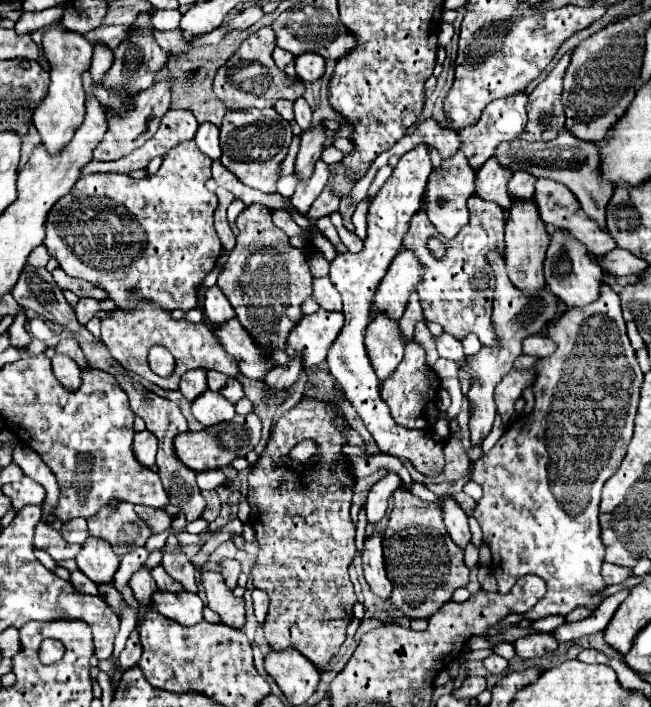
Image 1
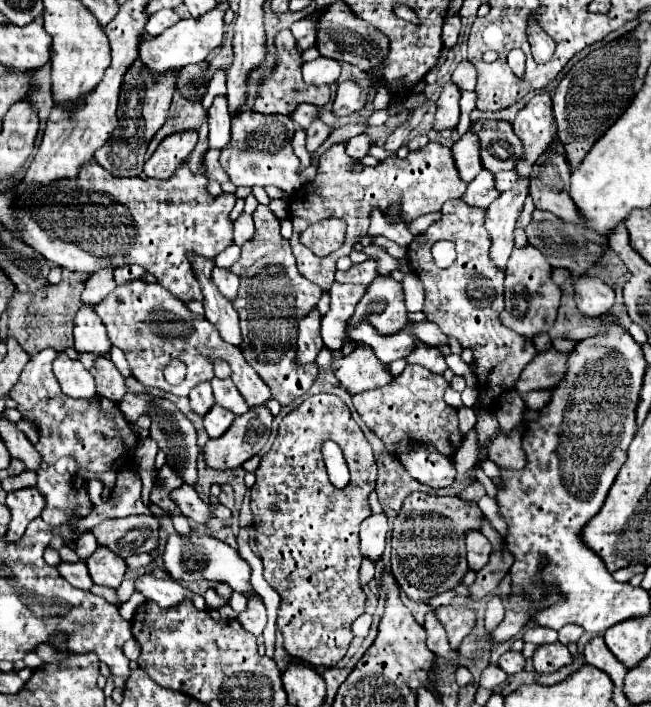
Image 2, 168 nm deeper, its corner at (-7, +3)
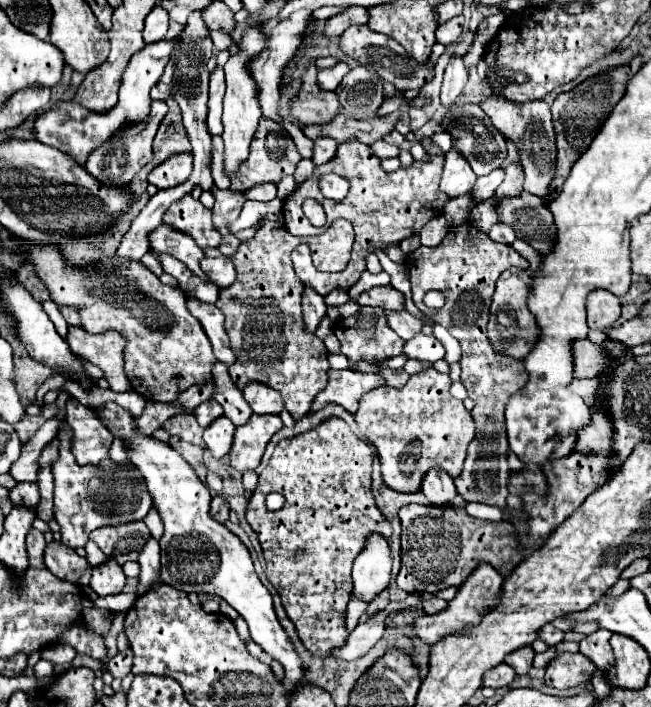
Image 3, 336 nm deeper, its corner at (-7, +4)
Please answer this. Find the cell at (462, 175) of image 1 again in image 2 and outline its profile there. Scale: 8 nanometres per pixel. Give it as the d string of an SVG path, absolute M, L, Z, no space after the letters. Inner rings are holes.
M430 141L426 147L418 151L410 151L406 159L398 157L388 157L380 161L376 167L366 167L362 173L354 175L350 173L350 165L354 159L350 159L344 153L346 143L332 145L322 157L318 165L318 175L314 181L302 185L302 189L290 197L290 217L294 225L294 235L290 239L292 253L298 261L298 271L322 287L322 291L330 289L330 283L334 281L336 273L336 259L342 255L348 255L352 245L360 242L368 231L368 215L372 207L380 207L386 211L390 205L398 205L402 209L402 219L410 221L420 215L440 211L442 203L454 197L462 197L466 191L466 183L460 179L460 173L456 169L454 157L450 147ZM312 203L312 205L310 205ZM346 203L346 205L344 205ZM324 217L342 217L346 221L346 238L344 245L330 253L328 257L318 257L314 255L308 247L300 243L300 233L314 221L322 221Z

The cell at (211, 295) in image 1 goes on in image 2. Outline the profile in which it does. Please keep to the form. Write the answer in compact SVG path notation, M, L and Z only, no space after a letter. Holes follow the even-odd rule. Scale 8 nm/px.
M214 267L214 271L212 271L212 281L216 283L218 291L220 291L228 301L234 301L234 299L236 299L236 293L238 293L238 277L236 277L230 269Z

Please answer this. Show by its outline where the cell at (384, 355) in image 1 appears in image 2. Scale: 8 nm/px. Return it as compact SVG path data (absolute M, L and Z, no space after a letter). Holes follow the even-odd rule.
M364 343L358 345L348 357L338 359L334 363L334 371L350 395L378 389L394 381L390 365L382 363L374 355L374 349Z

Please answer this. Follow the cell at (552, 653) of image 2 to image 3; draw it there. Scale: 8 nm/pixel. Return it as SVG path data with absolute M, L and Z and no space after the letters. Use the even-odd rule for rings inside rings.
M560 654L546 666L546 684L552 688L574 688L590 682L596 664L584 654Z

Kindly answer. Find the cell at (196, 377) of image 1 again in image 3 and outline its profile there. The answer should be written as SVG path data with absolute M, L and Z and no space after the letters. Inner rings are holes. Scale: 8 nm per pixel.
M208 400L208 402L202 402L198 408L196 408L196 420L202 428L210 426L216 418L220 418L224 414L222 406L216 402L216 400Z

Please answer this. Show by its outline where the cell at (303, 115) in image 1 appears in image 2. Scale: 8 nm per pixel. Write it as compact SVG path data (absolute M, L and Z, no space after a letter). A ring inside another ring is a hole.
M318 117L310 123L310 127L306 129L306 133L308 133L308 141L306 141L306 147L308 147L308 151L312 153L312 151L316 151L320 145L322 145L322 141L330 135L330 127L328 125L324 125Z

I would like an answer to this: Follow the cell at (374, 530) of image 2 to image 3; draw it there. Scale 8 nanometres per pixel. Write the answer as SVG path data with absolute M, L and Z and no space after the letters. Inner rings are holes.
M372 534L366 542L366 550L354 560L354 590L352 598L358 598L366 604L370 604L382 590L390 584L390 548L384 538L378 538L378 534Z

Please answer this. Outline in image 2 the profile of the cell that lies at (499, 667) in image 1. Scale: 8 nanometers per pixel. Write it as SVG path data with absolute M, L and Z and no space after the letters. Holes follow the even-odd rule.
M506 651L500 659L498 659L498 665L502 671L506 671L508 675L514 675L518 671L524 669L524 657L522 653L514 653L514 651Z

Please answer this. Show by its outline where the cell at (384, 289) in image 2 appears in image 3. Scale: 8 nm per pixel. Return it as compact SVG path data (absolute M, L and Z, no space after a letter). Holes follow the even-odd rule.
M362 306L358 310L358 314L352 314L352 316L344 318L342 326L344 328L334 328L334 334L342 344L340 352L350 360L350 366L348 366L350 370L358 370L360 360L376 364L376 362L384 362L388 358L394 358L394 356L402 354L404 342L402 342L402 338L398 338L398 334L394 334L394 330L390 330L390 326L386 326L386 318L384 318L382 308Z

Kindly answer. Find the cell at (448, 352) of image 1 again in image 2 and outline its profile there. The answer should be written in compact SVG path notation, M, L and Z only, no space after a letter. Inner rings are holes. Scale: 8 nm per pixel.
M424 321L424 323L418 323L416 329L414 329L416 337L420 341L424 341L426 345L432 345L432 347L440 347L440 345L448 345L448 337L440 331L438 325L430 323L430 321Z

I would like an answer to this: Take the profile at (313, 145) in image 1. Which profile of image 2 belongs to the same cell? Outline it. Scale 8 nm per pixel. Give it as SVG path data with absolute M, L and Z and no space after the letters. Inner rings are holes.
M354 81L340 83L338 91L336 91L336 99L332 103L334 117L340 119L340 117L346 117L346 115L362 109L364 103L366 103L366 99L368 99L368 93L370 93L368 87L360 87Z

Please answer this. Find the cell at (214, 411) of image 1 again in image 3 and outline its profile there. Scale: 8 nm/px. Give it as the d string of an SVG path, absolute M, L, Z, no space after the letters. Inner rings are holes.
M226 416L218 418L218 422L214 422L214 426L208 426L204 430L204 442L214 458L224 458L230 452L232 440L234 440L234 430L236 430L236 426Z

